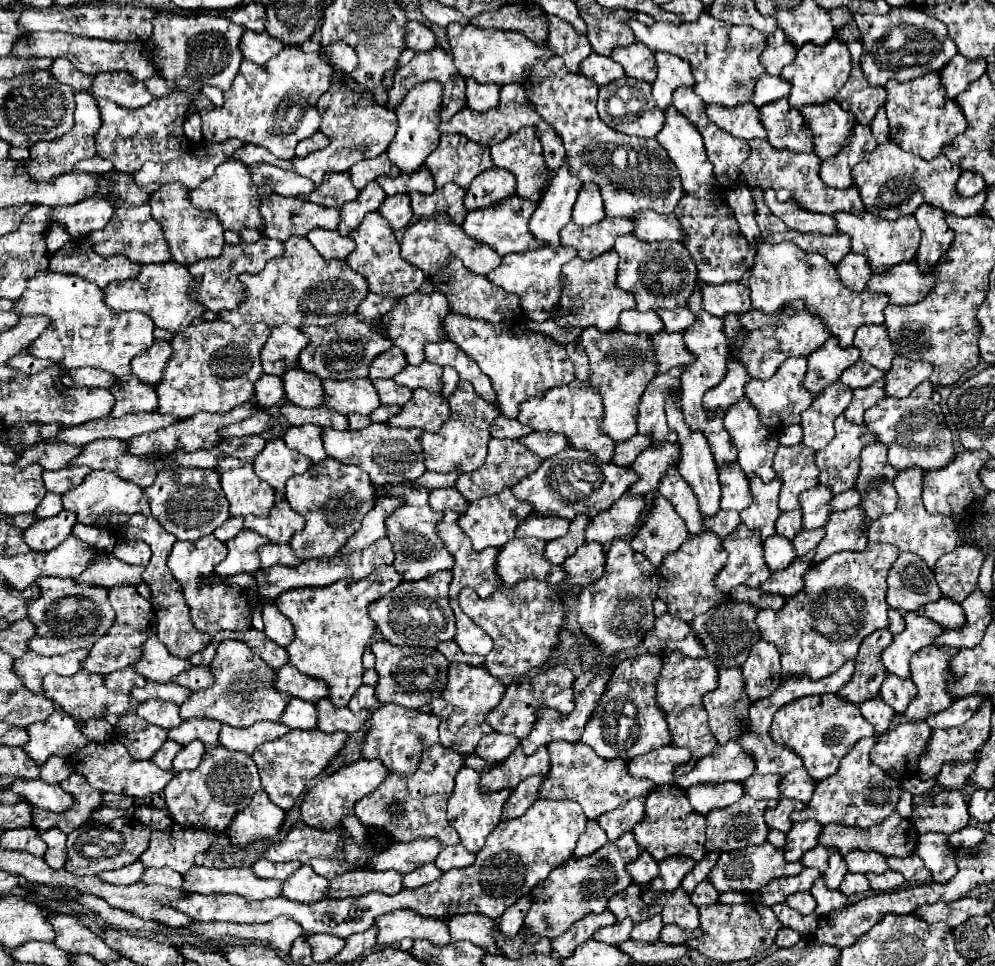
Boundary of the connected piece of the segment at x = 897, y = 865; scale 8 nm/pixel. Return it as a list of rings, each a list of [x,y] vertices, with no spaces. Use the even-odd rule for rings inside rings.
[[[912,854],[912,856],[908,856],[908,858],[896,858],[896,856],[892,856],[892,858],[888,858],[888,866],[890,866],[892,870],[900,872],[910,884],[922,882],[922,880],[928,876],[922,860],[920,860],[916,854]]]

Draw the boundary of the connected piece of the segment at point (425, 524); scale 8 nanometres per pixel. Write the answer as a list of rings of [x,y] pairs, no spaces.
[[[410,482],[398,484],[396,488],[388,488],[384,492],[386,496],[402,496],[404,506],[398,508],[392,516],[386,520],[388,528],[388,540],[392,542],[394,550],[394,566],[402,580],[422,580],[426,576],[432,576],[440,570],[450,570],[454,566],[454,556],[446,550],[444,542],[436,534],[436,524],[442,520],[440,512],[434,512],[428,504],[428,490],[424,488],[412,488]]]

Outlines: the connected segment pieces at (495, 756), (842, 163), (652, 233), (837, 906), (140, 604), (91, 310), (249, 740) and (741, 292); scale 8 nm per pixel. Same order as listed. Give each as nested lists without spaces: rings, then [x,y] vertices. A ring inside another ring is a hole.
[[[492,732],[488,736],[482,736],[480,744],[476,746],[476,754],[484,756],[484,760],[506,760],[510,756],[510,752],[518,746],[520,740],[516,740],[516,736],[504,736],[498,732]]]
[[[856,124],[856,128],[852,130],[852,136],[848,138],[848,144],[838,154],[834,154],[822,162],[820,176],[822,176],[824,184],[828,184],[832,188],[840,188],[840,190],[852,186],[854,184],[852,168],[876,146],[878,146],[878,142],[874,140],[870,126]]]
[[[642,212],[636,216],[636,238],[654,242],[654,240],[676,240],[682,242],[682,226],[676,218],[676,214],[670,216],[660,216],[656,212]]]
[[[818,878],[818,880],[814,882],[814,886],[812,886],[810,892],[812,892],[812,896],[814,896],[816,902],[818,902],[816,914],[820,914],[820,916],[824,916],[824,914],[828,914],[828,912],[832,912],[832,910],[842,910],[842,908],[848,904],[848,898],[846,898],[840,890],[830,890],[830,888],[826,888],[826,884],[824,884],[822,878]]]
[[[134,586],[110,588],[110,604],[116,612],[116,620],[108,628],[108,632],[94,644],[94,648],[90,650],[90,656],[84,660],[84,670],[88,672],[110,674],[110,672],[134,666],[142,656],[142,644],[156,634],[156,612],[152,604],[136,592]]]
[[[50,270],[40,272],[40,276],[28,280],[28,288],[16,302],[14,312],[18,316],[44,314],[52,320],[46,332],[34,340],[34,350],[30,350],[30,354],[50,358],[66,370],[92,366],[120,378],[130,374],[130,360],[146,352],[154,342],[150,316],[142,312],[112,312],[104,302],[104,292],[96,288],[96,284],[80,280],[80,276],[64,276]]]
[[[260,722],[252,728],[232,728],[222,726],[220,730],[220,742],[228,750],[244,750],[246,754],[254,754],[256,748],[260,748],[268,740],[282,738],[290,728],[286,728],[282,722]]]
[[[724,282],[718,286],[704,284],[702,292],[702,308],[718,318],[738,312],[744,314],[750,310],[750,292],[742,282]]]

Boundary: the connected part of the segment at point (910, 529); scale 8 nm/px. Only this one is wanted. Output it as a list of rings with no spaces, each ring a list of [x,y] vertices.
[[[908,468],[908,472],[898,472],[894,480],[898,492],[898,506],[894,514],[880,516],[868,532],[870,542],[888,542],[896,544],[902,552],[912,552],[926,562],[930,570],[934,570],[940,556],[952,552],[958,546],[958,530],[952,518],[942,514],[930,514],[922,504],[922,486],[924,486],[924,472],[920,468]]]

